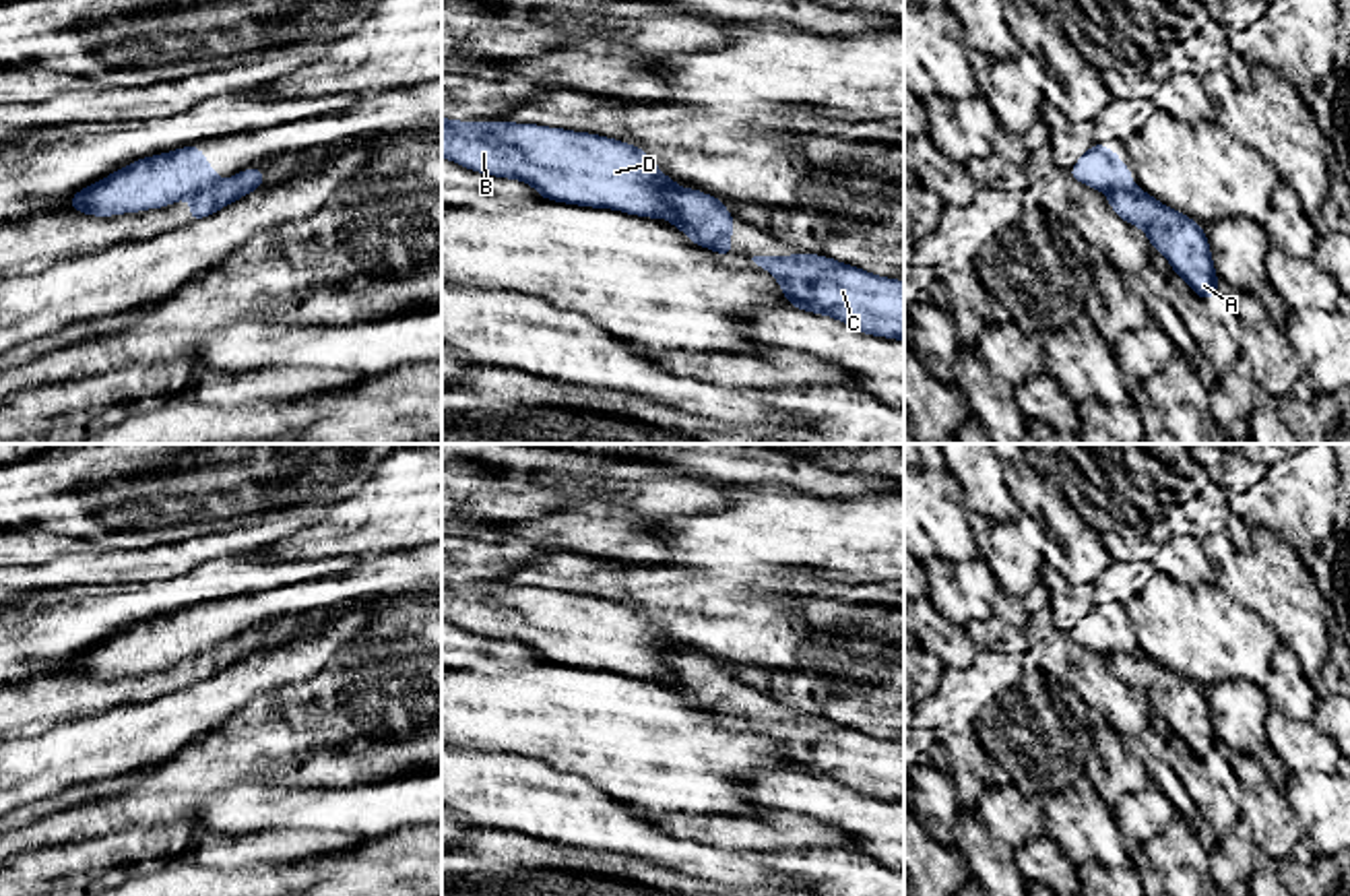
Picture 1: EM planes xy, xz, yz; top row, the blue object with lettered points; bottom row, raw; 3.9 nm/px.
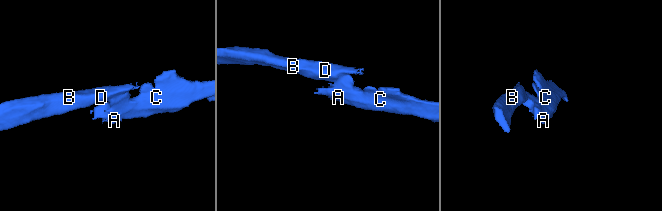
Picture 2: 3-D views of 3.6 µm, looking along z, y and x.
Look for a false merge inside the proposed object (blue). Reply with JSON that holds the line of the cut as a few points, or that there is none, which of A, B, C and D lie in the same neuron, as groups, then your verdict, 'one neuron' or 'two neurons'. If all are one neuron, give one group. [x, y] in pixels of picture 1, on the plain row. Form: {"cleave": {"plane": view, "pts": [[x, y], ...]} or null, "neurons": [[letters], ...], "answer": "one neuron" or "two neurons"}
{"cleave": {"plane": "xz", "pts": [[678, 649], [665, 659], [667, 674], [663, 678]]}, "neurons": [["A", "C"], ["B", "D"]], "answer": "two neurons"}

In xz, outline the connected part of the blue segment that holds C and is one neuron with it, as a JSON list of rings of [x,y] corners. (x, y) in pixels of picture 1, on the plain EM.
[[[817,716],[753,718],[751,723],[780,745],[791,770],[830,778],[871,799],[904,803],[904,743],[877,739]]]

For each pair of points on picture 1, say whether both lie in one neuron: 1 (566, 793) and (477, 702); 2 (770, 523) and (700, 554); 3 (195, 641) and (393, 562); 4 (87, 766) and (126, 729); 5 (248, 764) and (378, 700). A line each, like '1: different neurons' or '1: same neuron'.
1: different neurons
2: same neuron
3: same neuron
4: same neuron
5: same neuron

